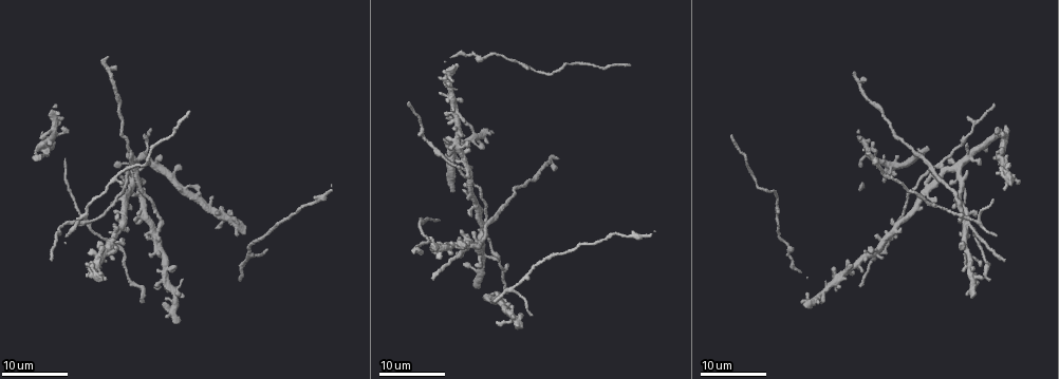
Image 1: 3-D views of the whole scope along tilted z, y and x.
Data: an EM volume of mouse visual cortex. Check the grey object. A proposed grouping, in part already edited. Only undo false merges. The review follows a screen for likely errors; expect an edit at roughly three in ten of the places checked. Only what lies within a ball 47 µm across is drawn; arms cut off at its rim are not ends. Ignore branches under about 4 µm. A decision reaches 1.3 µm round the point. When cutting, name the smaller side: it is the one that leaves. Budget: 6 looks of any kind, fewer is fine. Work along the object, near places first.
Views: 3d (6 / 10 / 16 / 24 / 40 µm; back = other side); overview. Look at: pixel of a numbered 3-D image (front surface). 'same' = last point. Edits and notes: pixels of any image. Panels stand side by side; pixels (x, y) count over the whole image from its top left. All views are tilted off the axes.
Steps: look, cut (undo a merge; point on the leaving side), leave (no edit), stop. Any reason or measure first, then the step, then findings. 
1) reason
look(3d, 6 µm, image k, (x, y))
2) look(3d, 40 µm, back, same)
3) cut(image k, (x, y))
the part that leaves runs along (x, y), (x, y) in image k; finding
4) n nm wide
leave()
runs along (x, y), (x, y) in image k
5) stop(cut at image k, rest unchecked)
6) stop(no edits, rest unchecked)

thin arm on a thick one
look(3d, 16 µm, image 1, (928, 178))

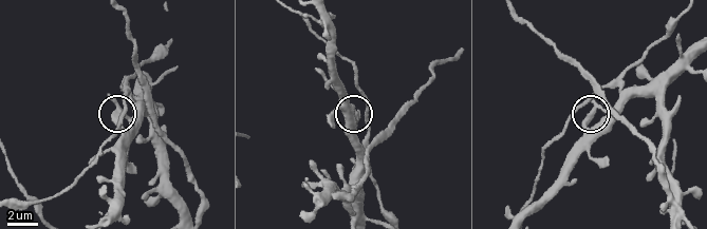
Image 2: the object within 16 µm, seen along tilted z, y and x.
look(3d, 6 µm, image 2, (119, 113))

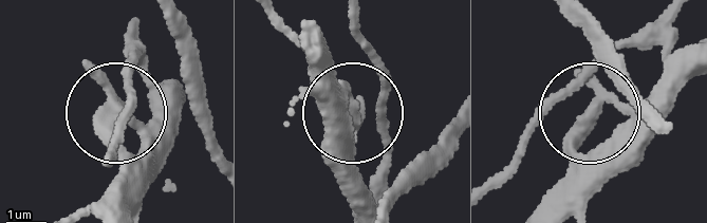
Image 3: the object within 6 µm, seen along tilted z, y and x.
side arm 26 µm
leave()
all the same neuron

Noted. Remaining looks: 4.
look(3d, 16 µm, image 1, (461, 252))

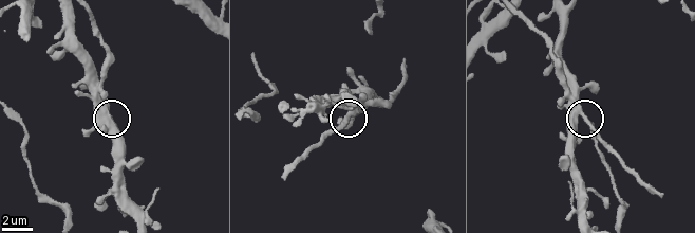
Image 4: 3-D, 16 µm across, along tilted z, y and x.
look(3d, 6 µm, image 4, (584, 117))

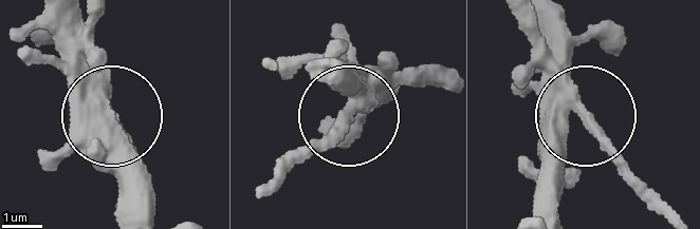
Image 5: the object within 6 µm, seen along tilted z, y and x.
leave()
continuous, no second neuron

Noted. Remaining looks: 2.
three arms meet
look(3d, 24 µm, image 1, (948, 158))

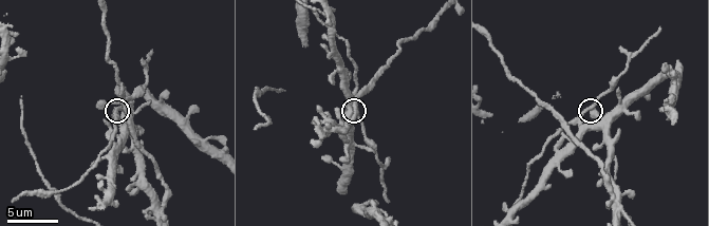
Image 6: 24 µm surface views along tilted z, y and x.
closer look
look(3d, 10 µm, image 6, (591, 105))

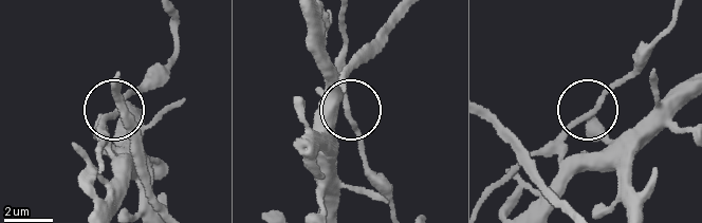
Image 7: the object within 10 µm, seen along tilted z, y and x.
270 nm wide
leave()
all the same neuron

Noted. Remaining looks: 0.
stop(no edits, rest unchecked)

